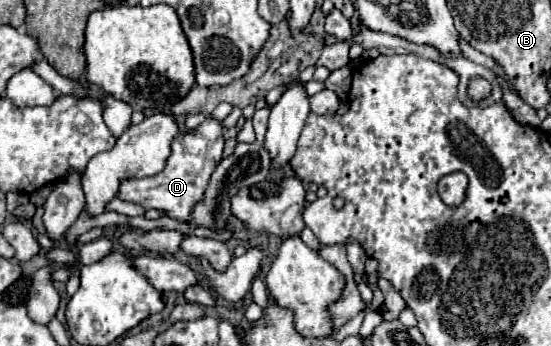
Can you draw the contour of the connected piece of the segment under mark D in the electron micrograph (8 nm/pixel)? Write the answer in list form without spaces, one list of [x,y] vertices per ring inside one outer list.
[[[206,119],[200,127],[188,133],[180,133],[172,143],[172,155],[168,157],[166,167],[162,173],[154,177],[142,179],[126,179],[120,181],[118,197],[122,201],[130,201],[142,205],[144,209],[158,209],[164,211],[166,217],[188,221],[192,207],[202,199],[208,179],[214,171],[214,165],[220,163],[224,151],[224,137],[222,137],[222,123],[214,119]]]

